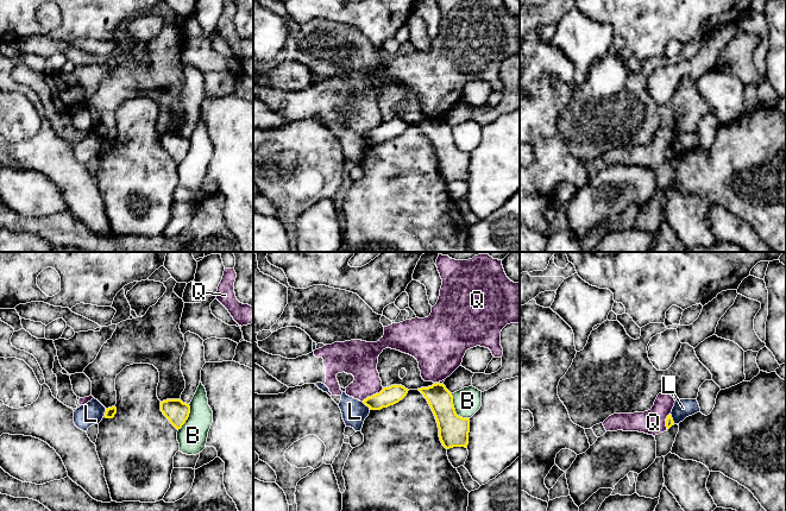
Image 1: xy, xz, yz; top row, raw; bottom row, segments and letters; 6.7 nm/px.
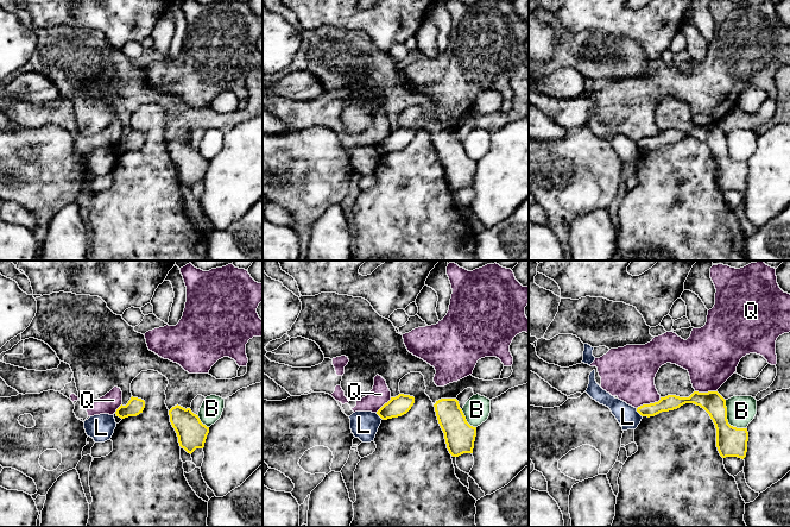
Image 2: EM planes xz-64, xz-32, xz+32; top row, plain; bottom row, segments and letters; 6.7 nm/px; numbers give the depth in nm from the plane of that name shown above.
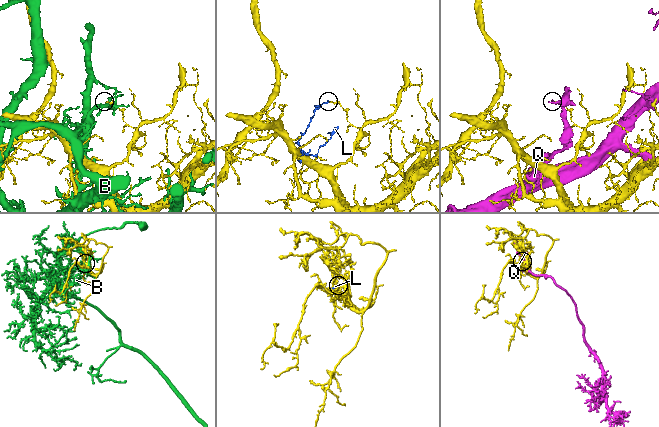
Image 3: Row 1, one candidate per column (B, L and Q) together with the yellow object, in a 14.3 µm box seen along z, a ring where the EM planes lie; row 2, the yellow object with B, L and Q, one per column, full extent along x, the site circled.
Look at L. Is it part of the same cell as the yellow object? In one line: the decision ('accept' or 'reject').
reject

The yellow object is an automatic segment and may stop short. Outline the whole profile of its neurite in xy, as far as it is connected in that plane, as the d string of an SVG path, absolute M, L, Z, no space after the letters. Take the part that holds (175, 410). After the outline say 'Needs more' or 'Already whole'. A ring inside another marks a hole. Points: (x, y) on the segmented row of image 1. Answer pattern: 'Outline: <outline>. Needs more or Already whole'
Outline: M166 399L161 402L161 411L178 430L186 423L190 414L190 406L181 399Z. Already whole

